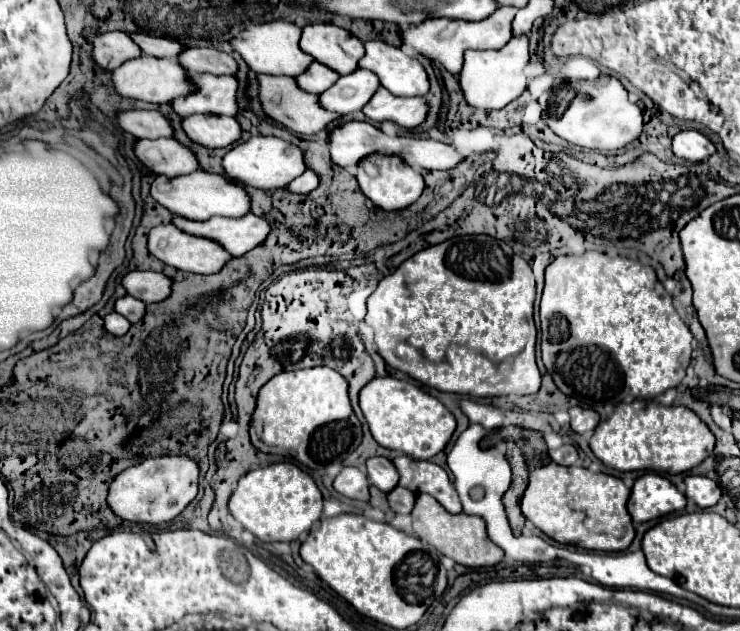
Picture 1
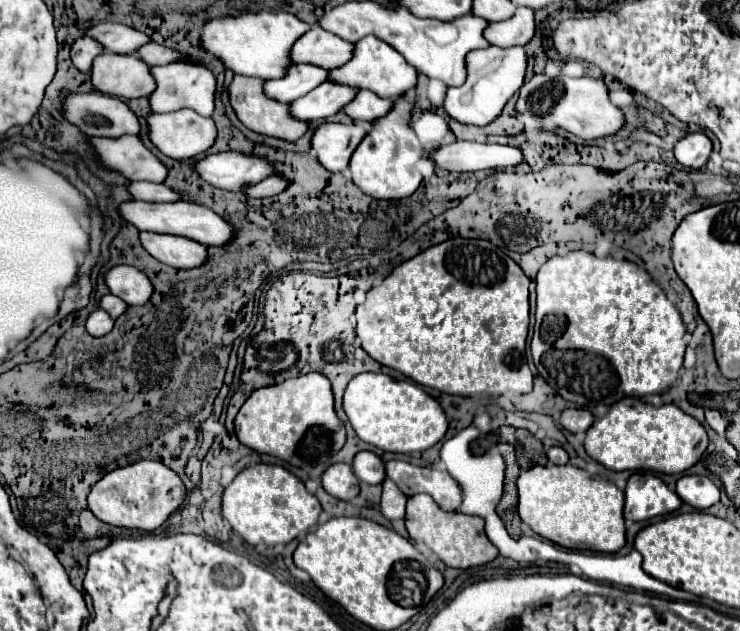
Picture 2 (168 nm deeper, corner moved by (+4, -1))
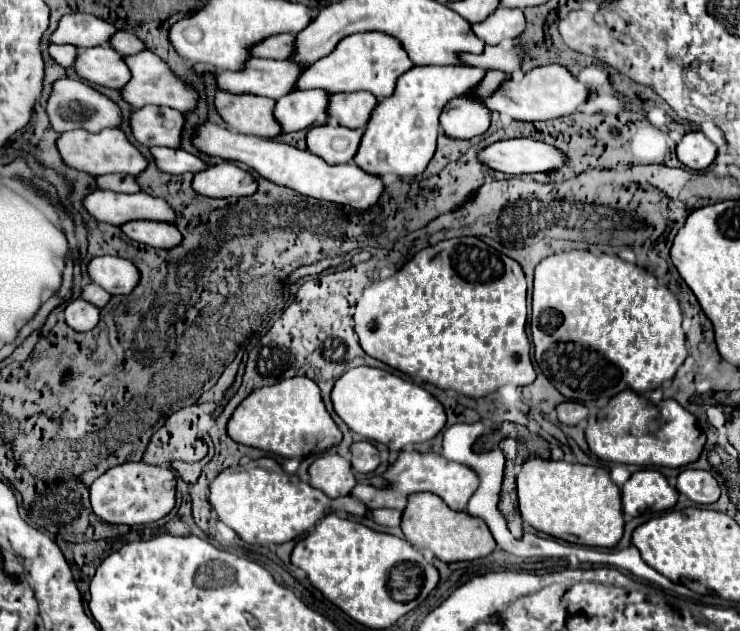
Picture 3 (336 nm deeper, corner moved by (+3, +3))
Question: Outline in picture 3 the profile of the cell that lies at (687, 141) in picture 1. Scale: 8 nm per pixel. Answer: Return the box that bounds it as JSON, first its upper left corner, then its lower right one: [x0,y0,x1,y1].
[677,130,717,170]

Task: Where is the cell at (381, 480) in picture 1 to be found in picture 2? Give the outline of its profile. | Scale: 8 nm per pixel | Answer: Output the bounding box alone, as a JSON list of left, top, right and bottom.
[352,452,386,484]

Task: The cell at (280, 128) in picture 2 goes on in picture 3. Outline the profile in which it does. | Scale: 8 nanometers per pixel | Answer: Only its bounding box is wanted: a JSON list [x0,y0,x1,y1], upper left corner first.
[215,92,281,138]

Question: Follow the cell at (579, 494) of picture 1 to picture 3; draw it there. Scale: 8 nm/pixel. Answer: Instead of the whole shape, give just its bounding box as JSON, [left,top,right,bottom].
[517,458,623,548]

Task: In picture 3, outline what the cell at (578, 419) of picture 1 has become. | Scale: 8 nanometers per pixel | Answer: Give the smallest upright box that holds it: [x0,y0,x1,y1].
[557,402,587,426]

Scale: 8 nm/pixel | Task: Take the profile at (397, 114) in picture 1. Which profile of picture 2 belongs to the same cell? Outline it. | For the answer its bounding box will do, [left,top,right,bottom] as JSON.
[344,90,394,120]

